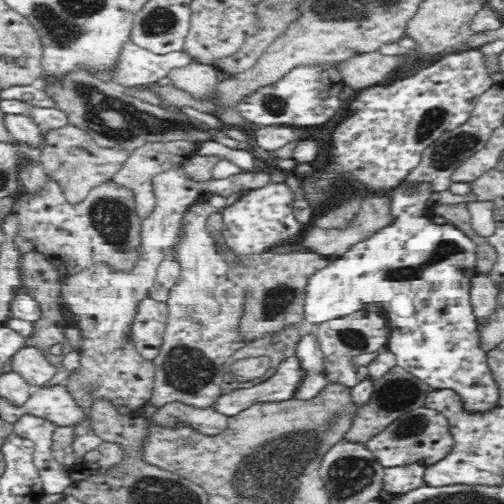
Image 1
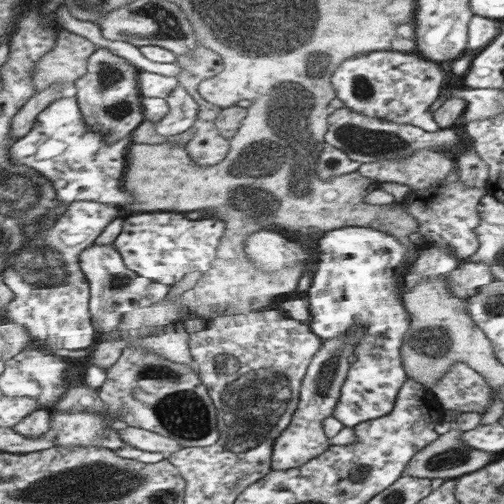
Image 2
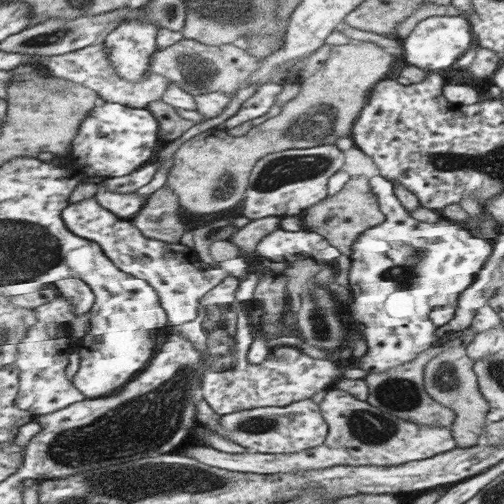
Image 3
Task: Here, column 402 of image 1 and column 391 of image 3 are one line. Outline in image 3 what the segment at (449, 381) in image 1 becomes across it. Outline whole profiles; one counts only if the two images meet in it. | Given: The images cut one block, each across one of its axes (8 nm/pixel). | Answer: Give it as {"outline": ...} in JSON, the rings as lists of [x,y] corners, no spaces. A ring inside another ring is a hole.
{"outline":[[[371,176],[369,186],[377,198],[385,222],[357,236],[349,254],[347,288],[351,302],[347,306],[355,330],[365,338],[367,352],[353,364],[369,374],[389,372],[395,366],[409,366],[421,352],[437,340],[437,326],[429,314],[437,306],[459,306],[459,296],[475,282],[493,244],[469,232],[465,226],[447,218],[419,222],[407,214],[393,192],[393,182],[383,176]]]}

